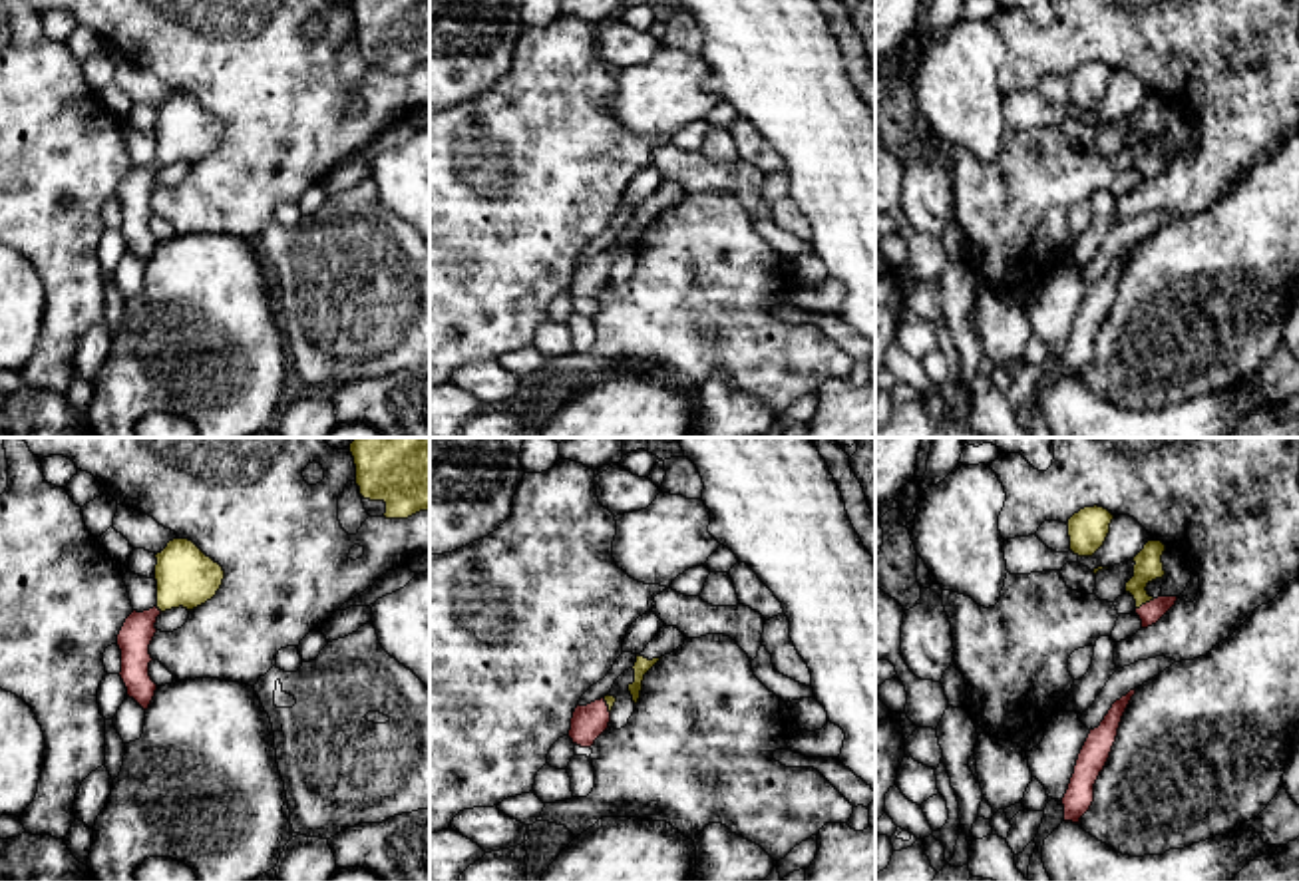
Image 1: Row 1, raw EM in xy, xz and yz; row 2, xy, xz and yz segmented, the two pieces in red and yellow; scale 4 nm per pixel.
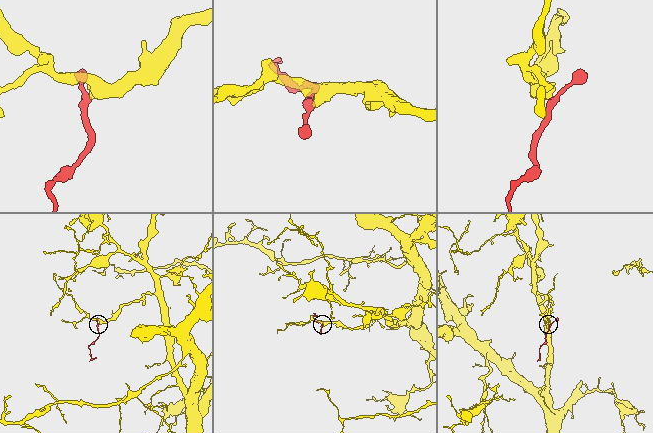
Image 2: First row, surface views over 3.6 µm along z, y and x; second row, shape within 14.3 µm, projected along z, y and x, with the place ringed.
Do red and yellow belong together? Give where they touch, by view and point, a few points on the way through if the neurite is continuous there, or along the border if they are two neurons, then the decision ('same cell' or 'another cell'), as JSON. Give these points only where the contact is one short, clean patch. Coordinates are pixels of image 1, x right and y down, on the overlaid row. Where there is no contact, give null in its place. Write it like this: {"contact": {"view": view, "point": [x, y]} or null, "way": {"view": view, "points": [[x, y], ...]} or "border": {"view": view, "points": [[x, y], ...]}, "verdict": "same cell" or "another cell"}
{"contact": {"view": "yz", "point": [1146, 603]}, "way": {"view": "yz", "points": [[1150, 613], [1146, 603], [1140, 577], [1148, 567]]}, "verdict": "same cell"}

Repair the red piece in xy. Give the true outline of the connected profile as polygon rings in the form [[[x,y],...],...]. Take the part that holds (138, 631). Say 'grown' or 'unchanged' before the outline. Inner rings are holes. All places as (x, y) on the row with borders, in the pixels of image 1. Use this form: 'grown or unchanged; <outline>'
grown; [[[173,539],[155,555],[157,605],[149,611],[133,611],[119,634],[121,680],[127,696],[143,710],[149,708],[157,684],[149,676],[149,644],[157,632],[157,617],[171,609],[193,611],[211,601],[223,585],[225,571],[207,557],[193,541]]]

